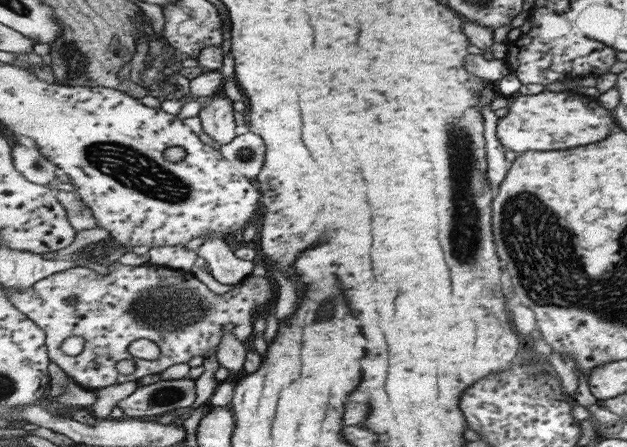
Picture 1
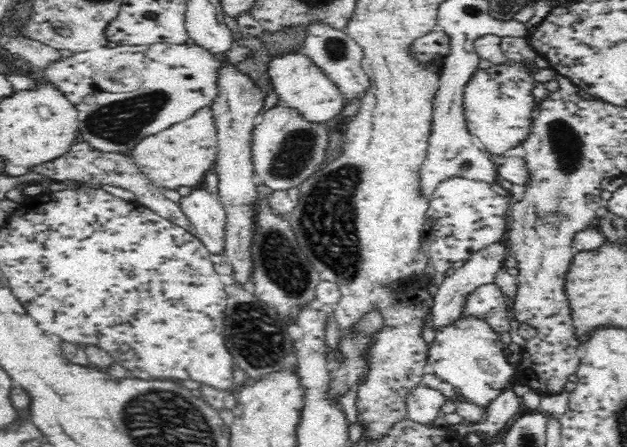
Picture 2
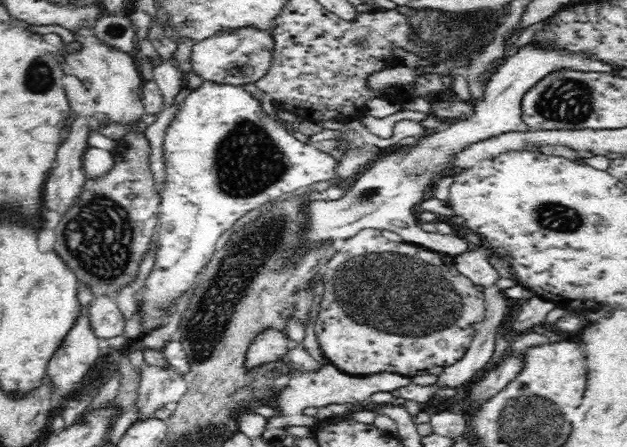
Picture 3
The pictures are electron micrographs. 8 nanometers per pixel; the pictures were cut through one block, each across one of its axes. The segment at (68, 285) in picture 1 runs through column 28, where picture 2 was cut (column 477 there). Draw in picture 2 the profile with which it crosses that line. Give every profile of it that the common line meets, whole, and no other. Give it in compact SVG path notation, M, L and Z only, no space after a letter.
M495 282L474 290L466 300L462 315L482 317L499 333L510 330L505 296L502 289Z

